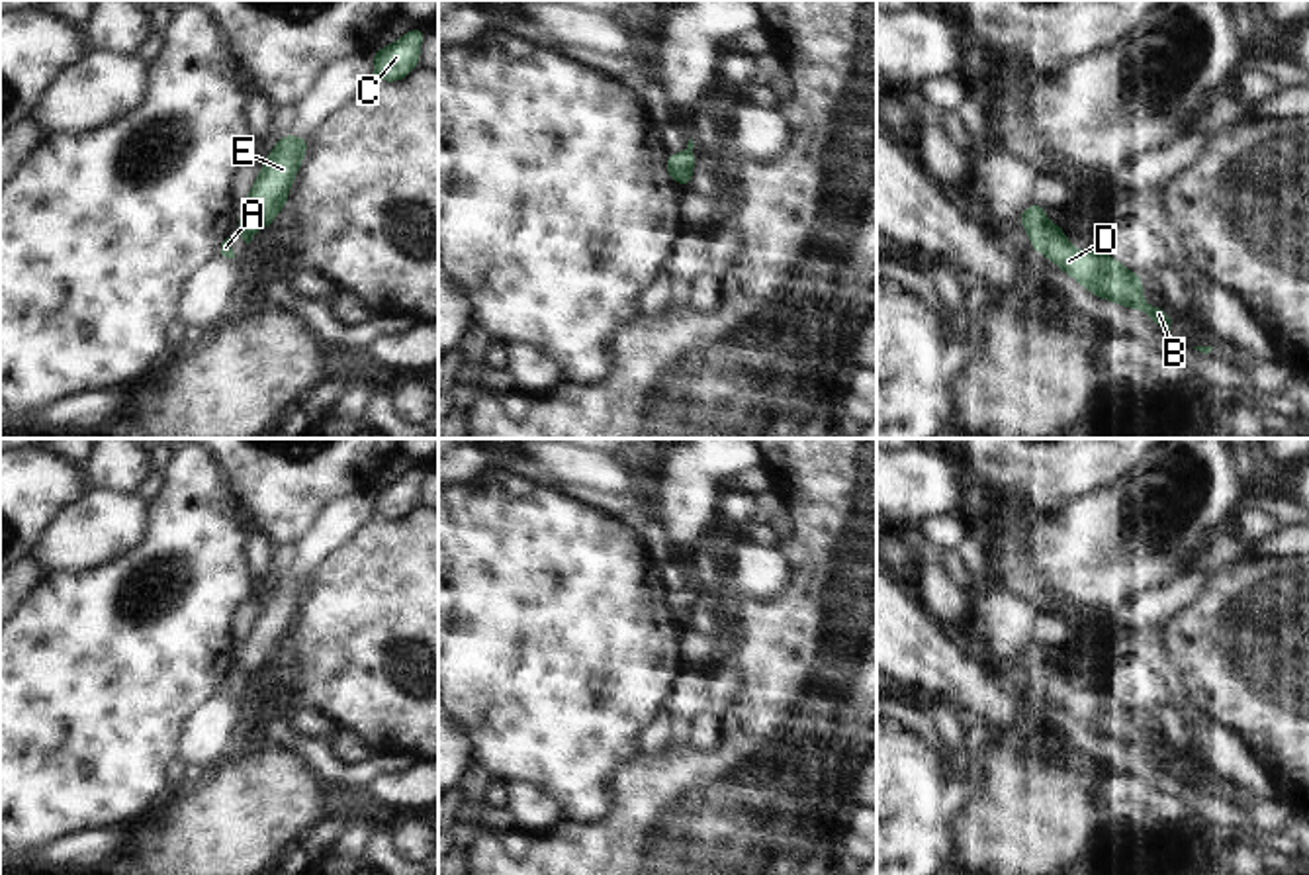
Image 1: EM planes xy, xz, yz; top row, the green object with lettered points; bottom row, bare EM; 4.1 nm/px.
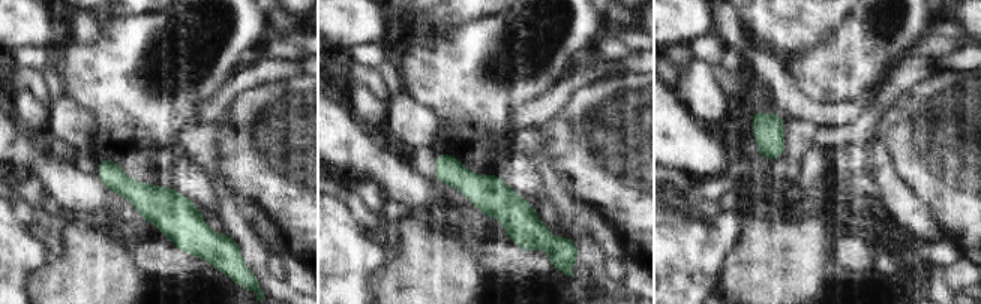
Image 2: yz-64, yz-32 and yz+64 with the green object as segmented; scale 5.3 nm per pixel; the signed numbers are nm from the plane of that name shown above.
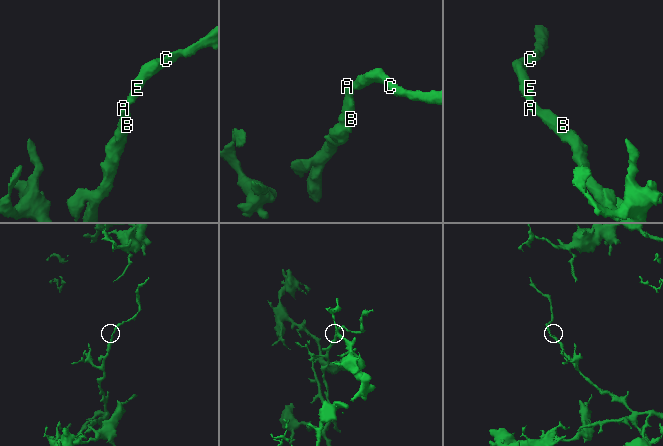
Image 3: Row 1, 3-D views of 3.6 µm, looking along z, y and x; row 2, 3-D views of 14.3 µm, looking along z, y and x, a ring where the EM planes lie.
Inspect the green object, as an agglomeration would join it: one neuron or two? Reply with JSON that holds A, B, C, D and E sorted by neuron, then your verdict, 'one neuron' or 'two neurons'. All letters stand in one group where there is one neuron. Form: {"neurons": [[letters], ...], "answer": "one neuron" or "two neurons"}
{"neurons": [["A", "B", "C", "D", "E"]], "answer": "one neuron"}

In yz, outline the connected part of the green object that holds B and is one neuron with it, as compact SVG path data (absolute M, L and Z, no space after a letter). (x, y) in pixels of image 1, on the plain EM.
M1039 638L1017 654L1029 669L1031 687L1049 695L1053 703L1068 711L1076 720L1102 738L1117 740L1129 748L1143 748L1149 758L1170 771L1170 756L1164 748L1149 744L1141 736L1143 716L1121 705L1109 691L1078 691L1057 662L1049 662Z

